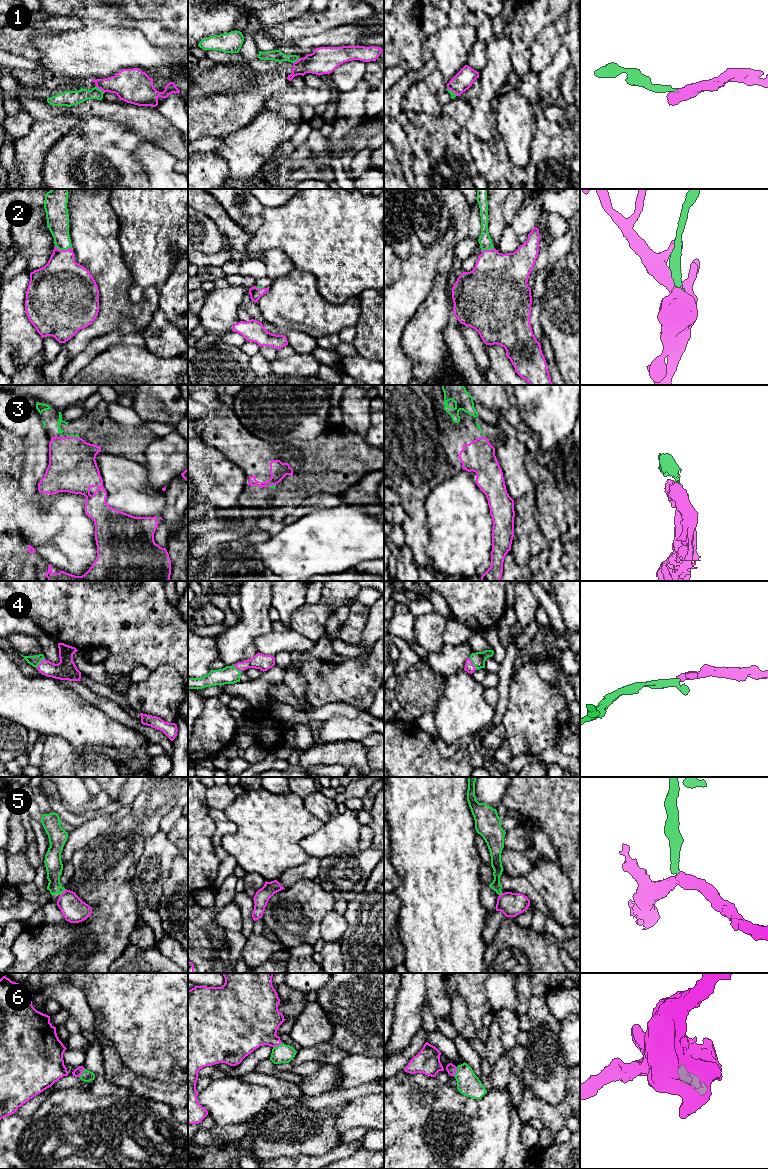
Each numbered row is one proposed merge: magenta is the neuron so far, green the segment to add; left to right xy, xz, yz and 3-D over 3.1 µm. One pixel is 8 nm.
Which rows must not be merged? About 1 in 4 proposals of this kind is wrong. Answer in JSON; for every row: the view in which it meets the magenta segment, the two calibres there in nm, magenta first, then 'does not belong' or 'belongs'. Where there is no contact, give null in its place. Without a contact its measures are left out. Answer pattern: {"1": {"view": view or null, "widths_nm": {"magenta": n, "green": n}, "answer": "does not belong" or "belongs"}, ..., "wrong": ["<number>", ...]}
{"1": {"view": "xy", "widths_nm": {"magenta": 260, "green": 120}, "answer": "does not belong"}, "2": {"view": "xy", "widths_nm": {"magenta": 380, "green": 180}, "answer": "belongs"}, "3": {"view": "xy", "widths_nm": {"magenta": 380, "green": 30}, "answer": "belongs"}, "4": {"view": "yz", "widths_nm": {"magenta": 80, "green": 120}, "answer": "belongs"}, "5": {"view": "xy", "widths_nm": {"magenta": 200, "green": 140}, "answer": "does not belong"}, "6": {"view": "yz", "widths_nm": {"magenta": 80, "green": 190}, "answer": "belongs"}, "wrong": ["1", "5"]}

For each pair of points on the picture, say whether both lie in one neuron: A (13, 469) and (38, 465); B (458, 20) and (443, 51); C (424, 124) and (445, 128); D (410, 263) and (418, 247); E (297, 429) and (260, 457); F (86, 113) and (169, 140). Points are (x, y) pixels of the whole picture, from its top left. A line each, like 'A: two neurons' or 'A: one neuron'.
A: two neurons
B: two neurons
C: one neuron
D: two neurons
E: two neurons
F: one neuron

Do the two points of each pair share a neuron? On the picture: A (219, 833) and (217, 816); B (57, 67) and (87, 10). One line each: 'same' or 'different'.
A: same
B: different

